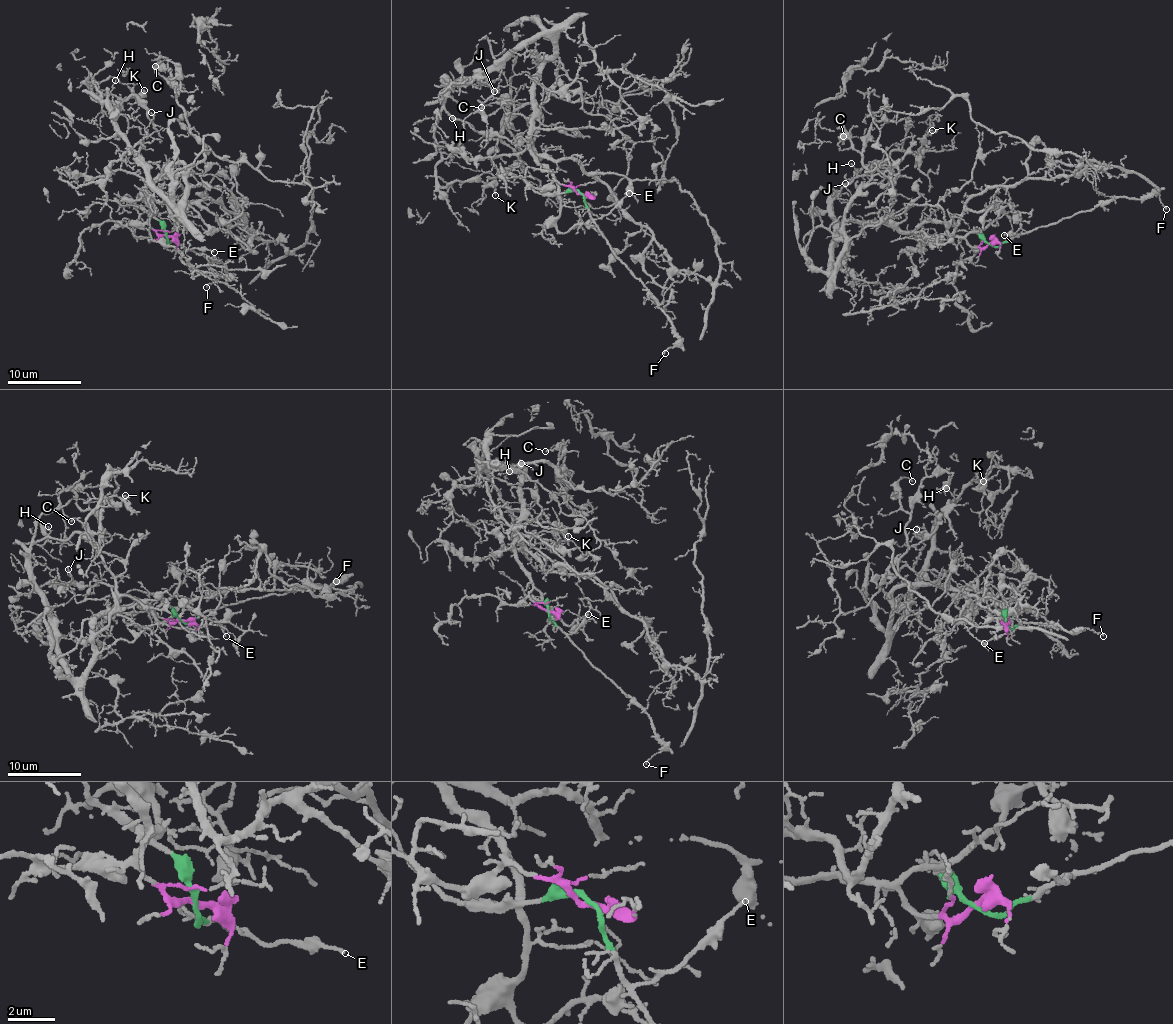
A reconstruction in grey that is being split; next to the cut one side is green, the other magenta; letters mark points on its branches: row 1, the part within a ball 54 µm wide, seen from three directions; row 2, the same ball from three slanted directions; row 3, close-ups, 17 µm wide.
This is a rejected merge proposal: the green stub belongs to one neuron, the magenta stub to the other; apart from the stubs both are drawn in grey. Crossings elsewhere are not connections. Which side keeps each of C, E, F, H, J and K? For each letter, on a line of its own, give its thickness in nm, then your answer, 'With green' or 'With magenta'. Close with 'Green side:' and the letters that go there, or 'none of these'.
C: Thickness 110 nm. With magenta
E: Thickness 120 nm. With green
F: Thickness 140 nm. With green
H: Thickness 80 nm. With magenta
J: Thickness 130 nm. With magenta
K: Thickness 170 nm. With magenta
Green side: E, F

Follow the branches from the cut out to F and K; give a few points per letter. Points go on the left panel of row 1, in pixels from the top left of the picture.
F: (166, 237), (167, 243), (171, 241), (223, 264), (228, 278), (221, 276), (206, 288)
K: (166, 237), (141, 193), (176, 161), (186, 167), (186, 194), (171, 204), (86, 80), (99, 102), (144, 90)

